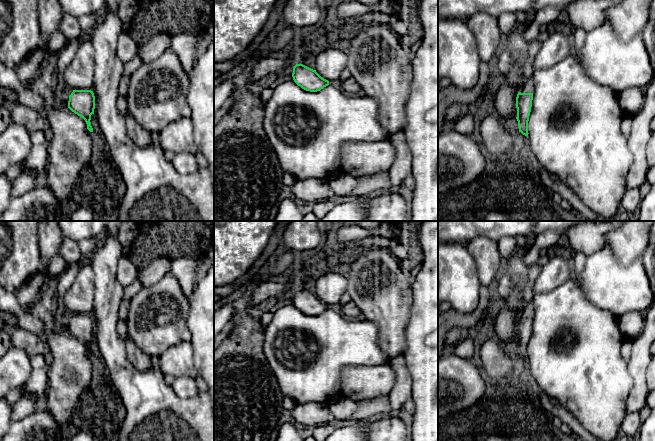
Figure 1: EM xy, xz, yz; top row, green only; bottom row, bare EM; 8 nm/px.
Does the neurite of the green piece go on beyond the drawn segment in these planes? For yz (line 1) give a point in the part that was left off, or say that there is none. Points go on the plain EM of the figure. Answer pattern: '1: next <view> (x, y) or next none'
1: next yz (527, 311)

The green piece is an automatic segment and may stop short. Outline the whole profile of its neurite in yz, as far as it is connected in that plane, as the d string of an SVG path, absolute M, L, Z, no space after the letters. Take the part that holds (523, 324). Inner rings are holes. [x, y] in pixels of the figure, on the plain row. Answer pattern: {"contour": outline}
{"contour": "M532 300L522 307L516 321L519 356L528 361L528 345L532 331L534 308Z"}

